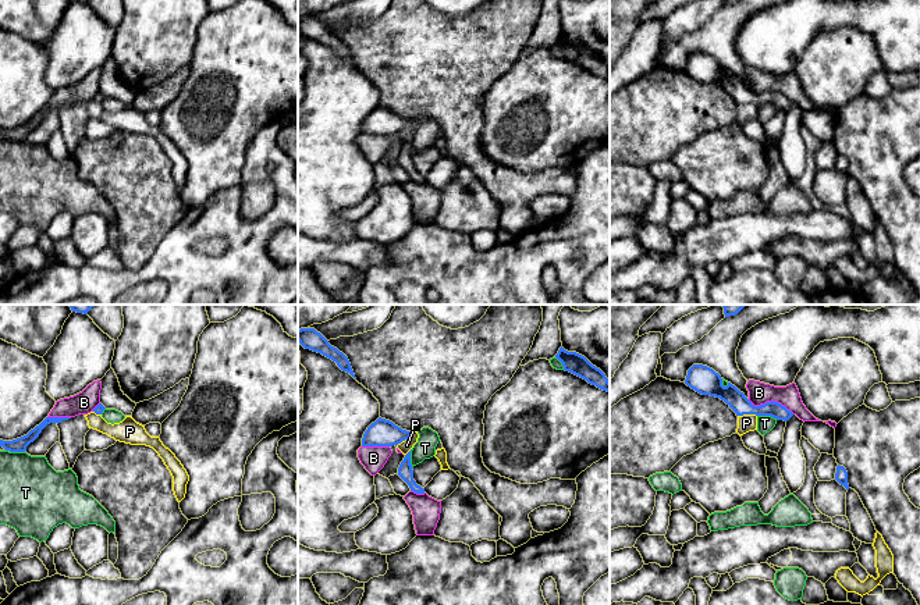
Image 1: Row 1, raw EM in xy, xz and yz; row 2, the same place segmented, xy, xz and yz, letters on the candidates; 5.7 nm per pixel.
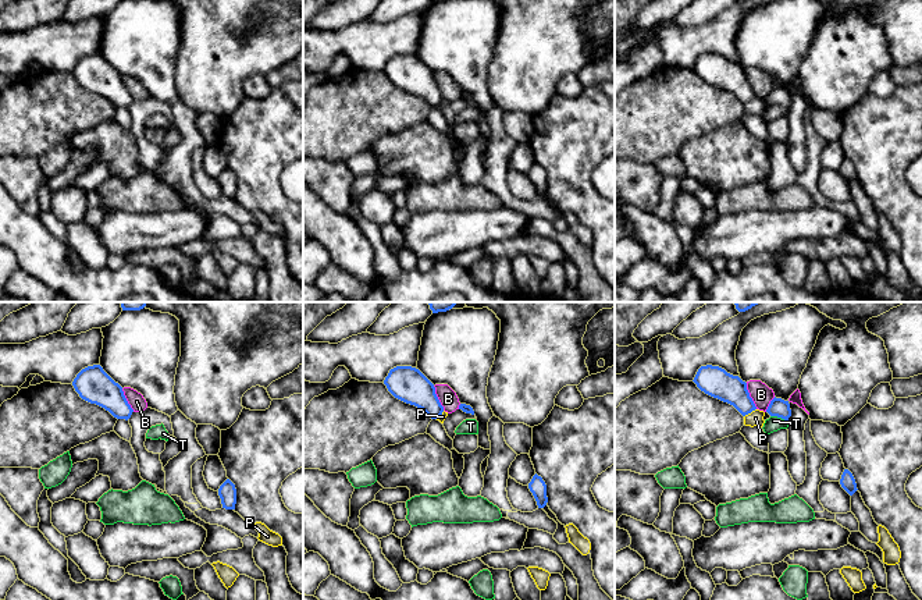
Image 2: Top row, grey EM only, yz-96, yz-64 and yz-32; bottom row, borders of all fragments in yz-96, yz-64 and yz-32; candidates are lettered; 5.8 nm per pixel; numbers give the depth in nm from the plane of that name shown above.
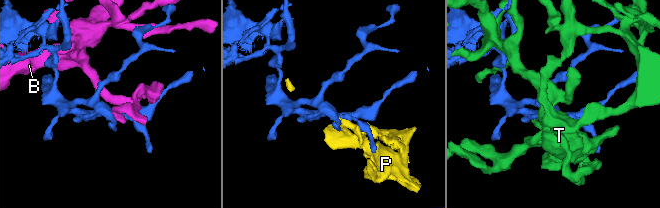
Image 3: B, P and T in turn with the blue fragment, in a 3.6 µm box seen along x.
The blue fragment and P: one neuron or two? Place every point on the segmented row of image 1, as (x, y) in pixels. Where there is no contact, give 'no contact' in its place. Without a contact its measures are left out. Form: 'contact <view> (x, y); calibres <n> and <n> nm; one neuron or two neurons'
contact xz (404, 440); calibres 160 and 70 nm; two neurons

